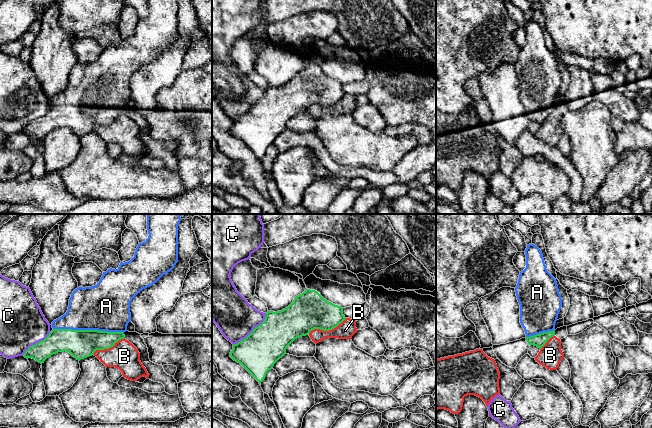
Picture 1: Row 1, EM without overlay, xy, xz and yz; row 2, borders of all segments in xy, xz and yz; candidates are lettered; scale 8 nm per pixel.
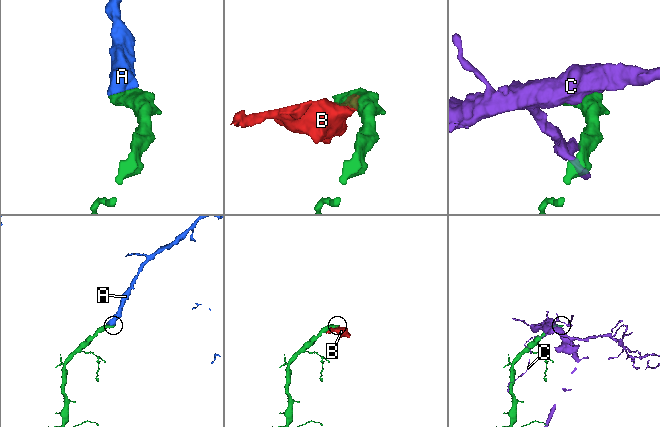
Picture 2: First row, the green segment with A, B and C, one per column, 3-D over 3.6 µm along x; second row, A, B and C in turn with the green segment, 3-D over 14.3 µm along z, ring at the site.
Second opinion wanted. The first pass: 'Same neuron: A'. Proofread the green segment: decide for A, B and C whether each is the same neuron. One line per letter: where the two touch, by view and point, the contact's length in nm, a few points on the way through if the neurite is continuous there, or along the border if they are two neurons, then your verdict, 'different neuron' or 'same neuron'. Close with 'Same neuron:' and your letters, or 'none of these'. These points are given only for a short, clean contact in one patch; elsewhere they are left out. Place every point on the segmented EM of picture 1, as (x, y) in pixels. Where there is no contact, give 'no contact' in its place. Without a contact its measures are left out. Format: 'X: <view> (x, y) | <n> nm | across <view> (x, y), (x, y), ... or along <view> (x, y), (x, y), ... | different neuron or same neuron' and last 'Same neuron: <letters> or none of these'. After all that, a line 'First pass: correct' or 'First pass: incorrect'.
A: xy (88, 330) | 550 nm | same neuron
B: xz (327, 330) | 340 nm | along xz (346, 318), (331, 329), (312, 329), (308, 333) | different neuron
C: xz (252, 331) | 380 nm | different neuron
Same neuron: A
First pass: correct

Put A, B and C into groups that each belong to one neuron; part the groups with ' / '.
A / B / C

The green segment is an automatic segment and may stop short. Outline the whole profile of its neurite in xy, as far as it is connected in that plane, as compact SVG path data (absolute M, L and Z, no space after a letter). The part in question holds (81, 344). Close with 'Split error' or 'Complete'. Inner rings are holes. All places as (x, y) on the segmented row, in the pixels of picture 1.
M148 214L147 230L148 238L139 243L134 257L128 262L121 262L119 267L103 272L100 281L92 287L78 287L73 291L69 299L67 312L52 322L53 330L42 341L30 346L23 356L32 358L39 363L58 352L69 352L77 360L94 355L96 350L109 349L121 339L125 338L127 325L131 320L130 303L132 299L143 289L155 284L164 274L170 272L178 262L178 225L181 221L179 214Z. Split error

